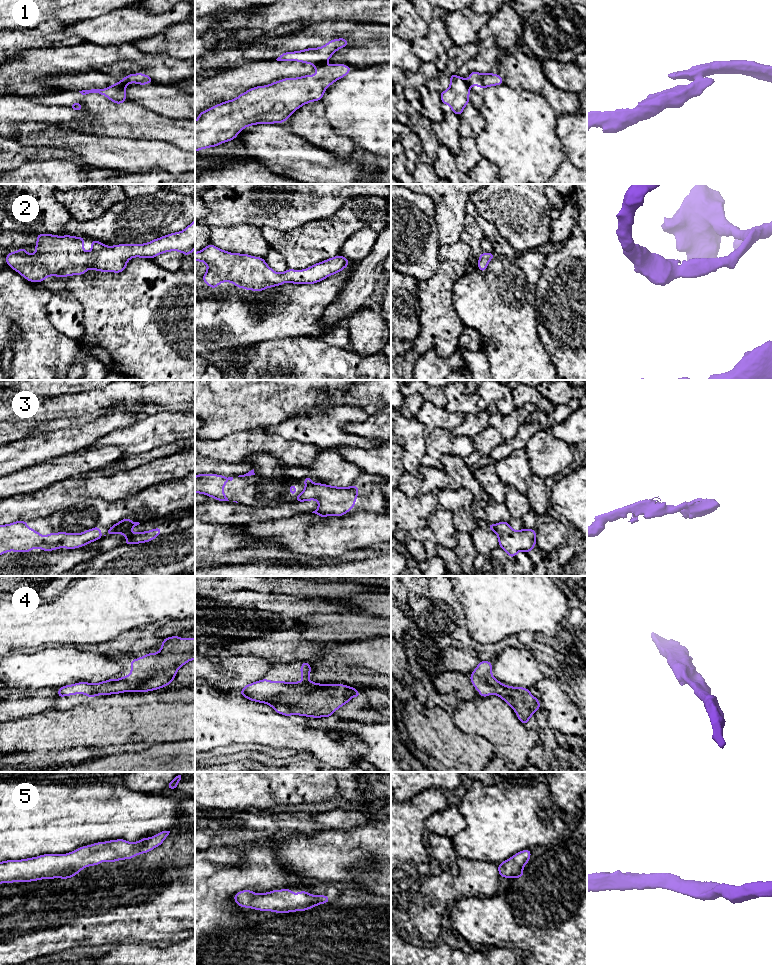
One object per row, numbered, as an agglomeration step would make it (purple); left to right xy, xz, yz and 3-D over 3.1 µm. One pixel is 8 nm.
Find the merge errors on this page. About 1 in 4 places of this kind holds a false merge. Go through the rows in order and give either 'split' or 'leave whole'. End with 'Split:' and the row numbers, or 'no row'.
1: split
2: leave whole
3: split
4: leave whole
5: leave whole
Split: 1, 3

